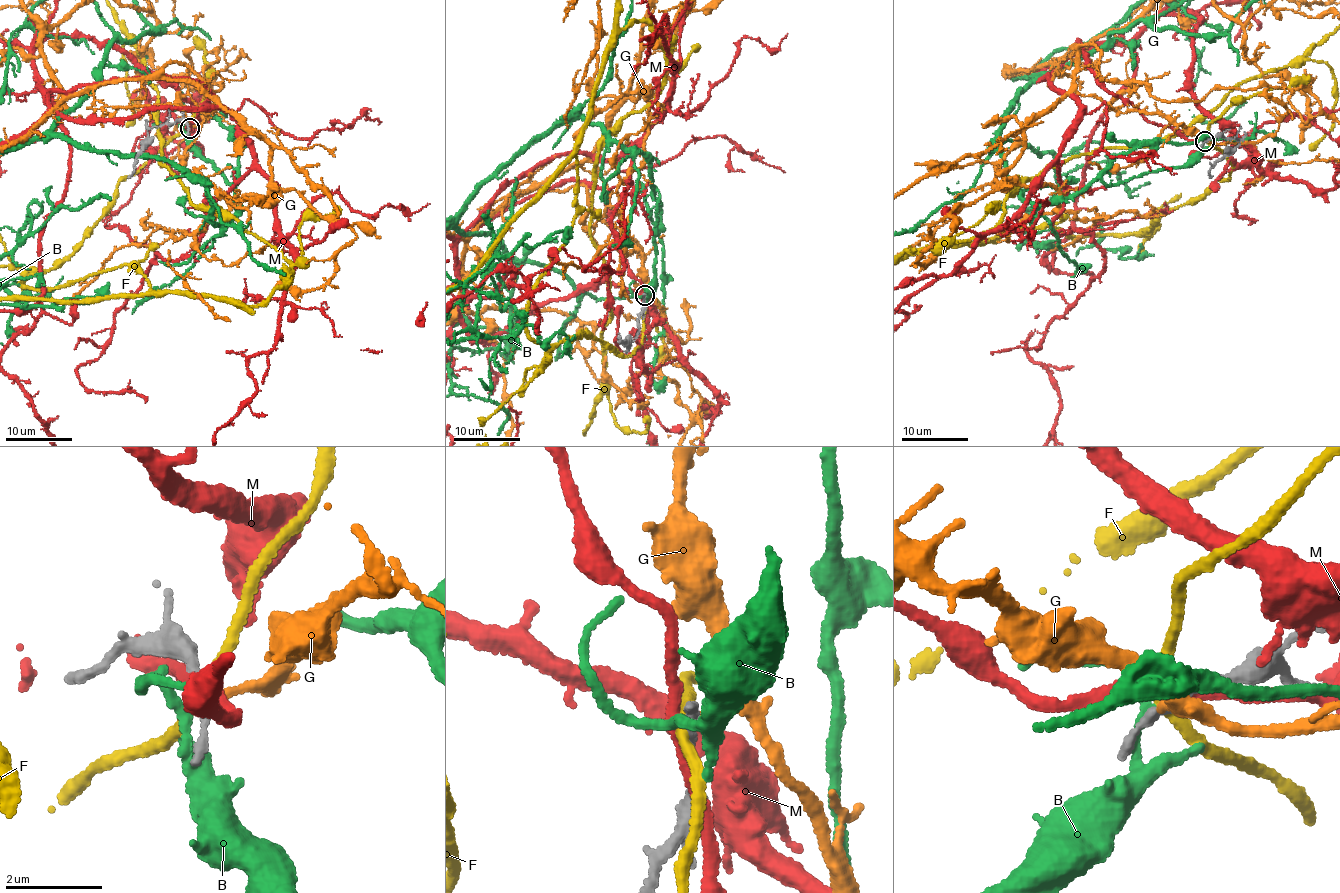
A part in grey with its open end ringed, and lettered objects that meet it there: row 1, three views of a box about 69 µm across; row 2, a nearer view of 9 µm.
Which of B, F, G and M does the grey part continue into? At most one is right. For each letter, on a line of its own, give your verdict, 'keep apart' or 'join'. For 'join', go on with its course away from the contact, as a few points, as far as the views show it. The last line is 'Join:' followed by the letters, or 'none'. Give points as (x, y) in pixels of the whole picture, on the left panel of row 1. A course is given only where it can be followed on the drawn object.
B: keep apart
F: keep apart
G: join
M: keep apart
Join: G

